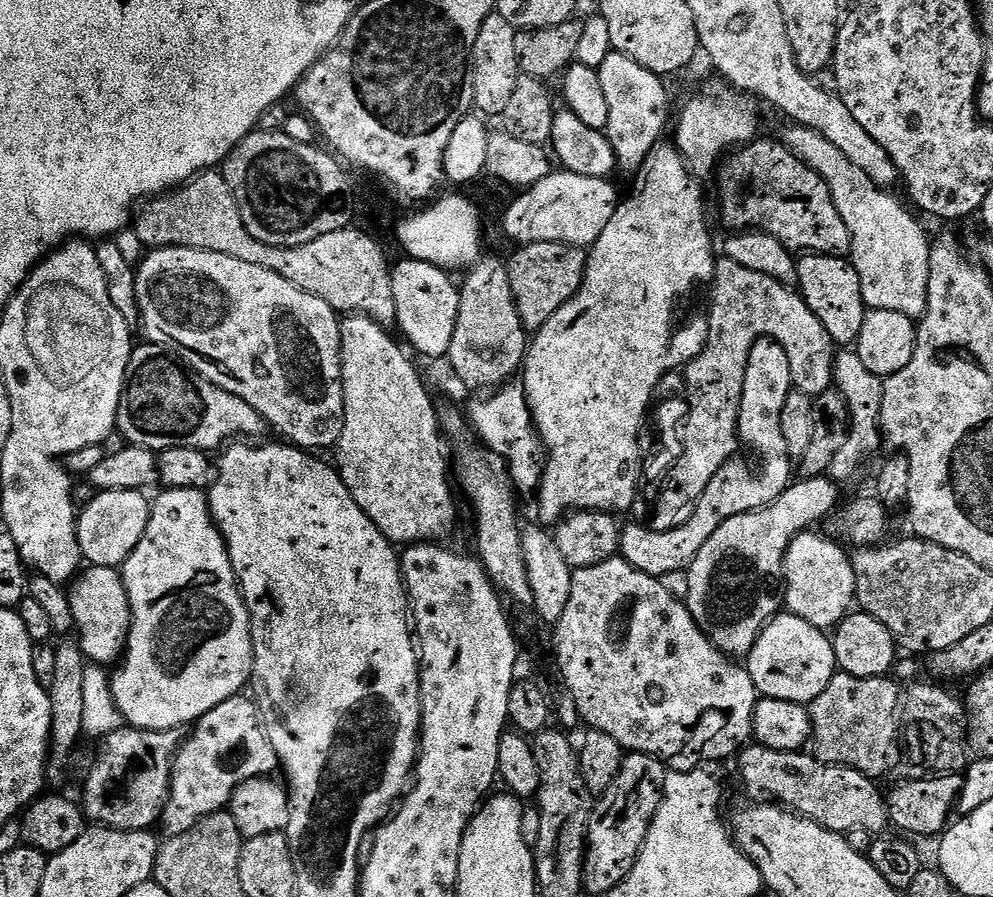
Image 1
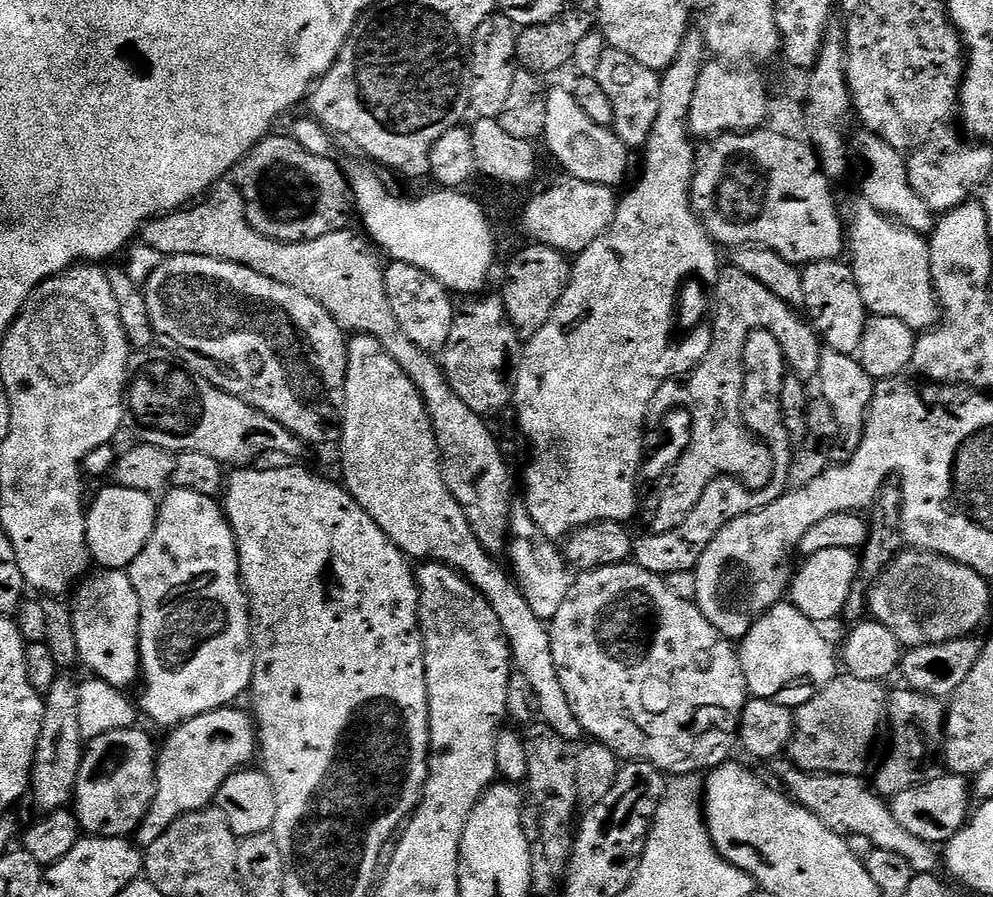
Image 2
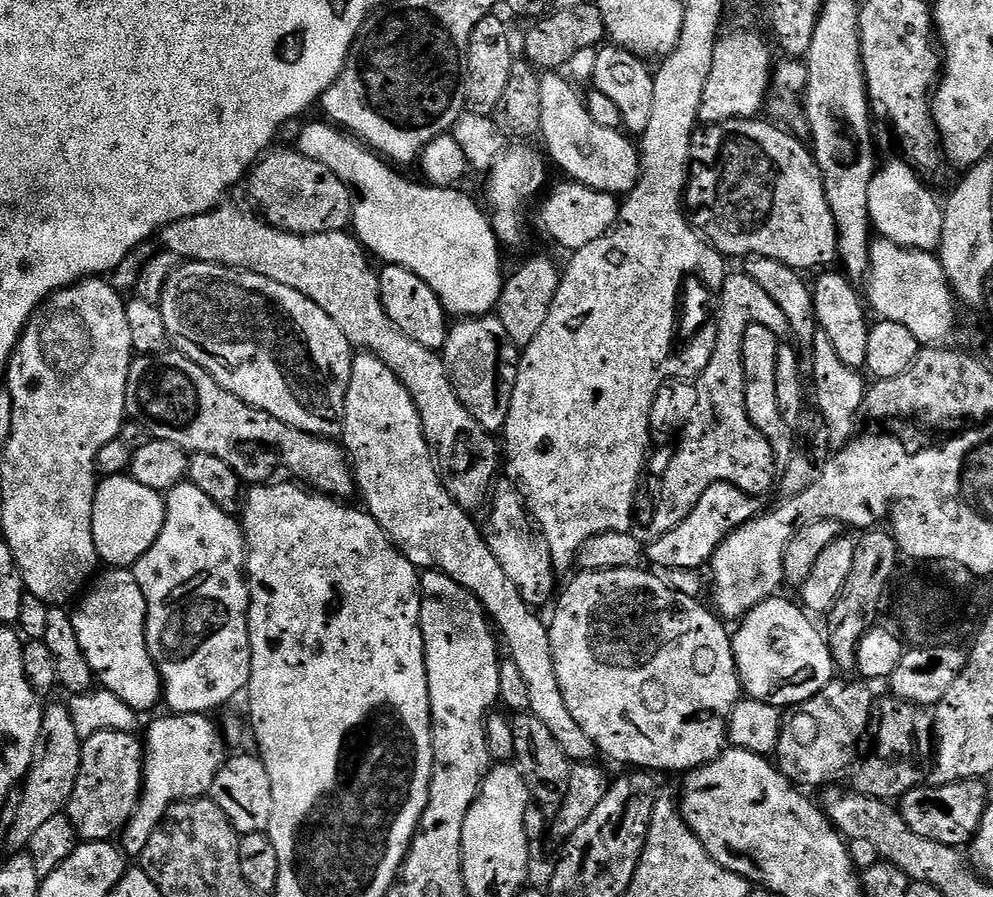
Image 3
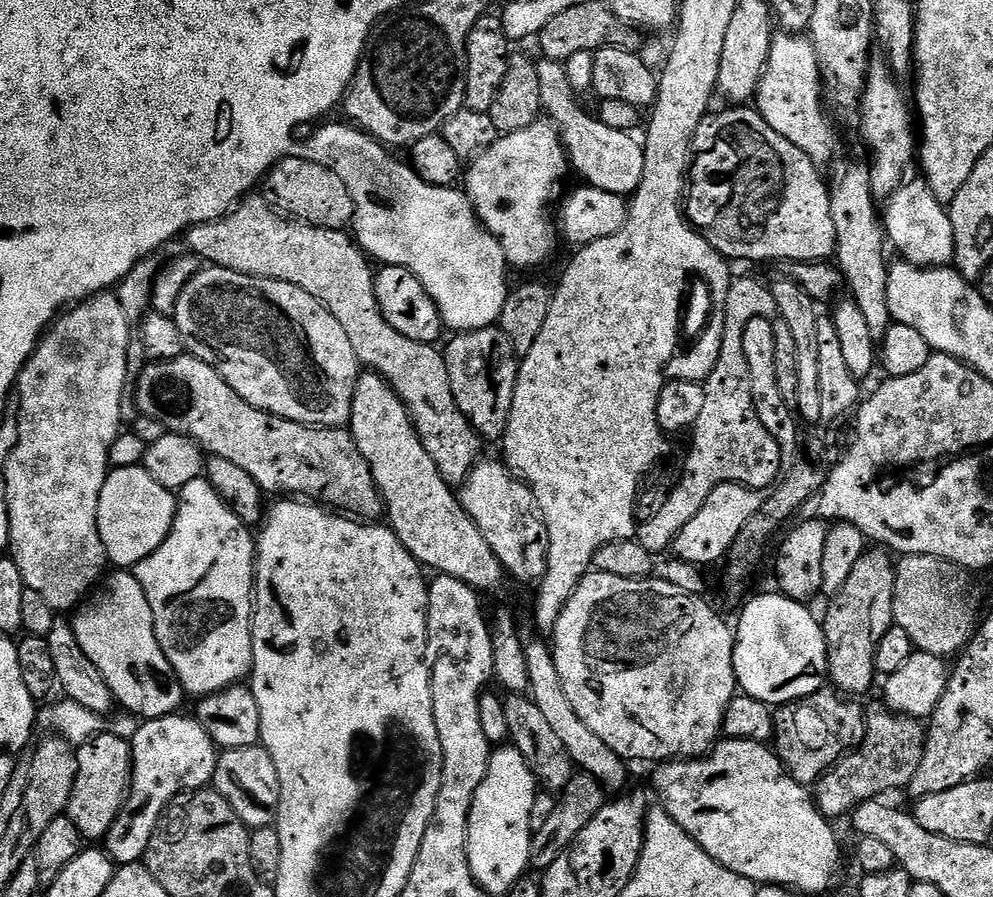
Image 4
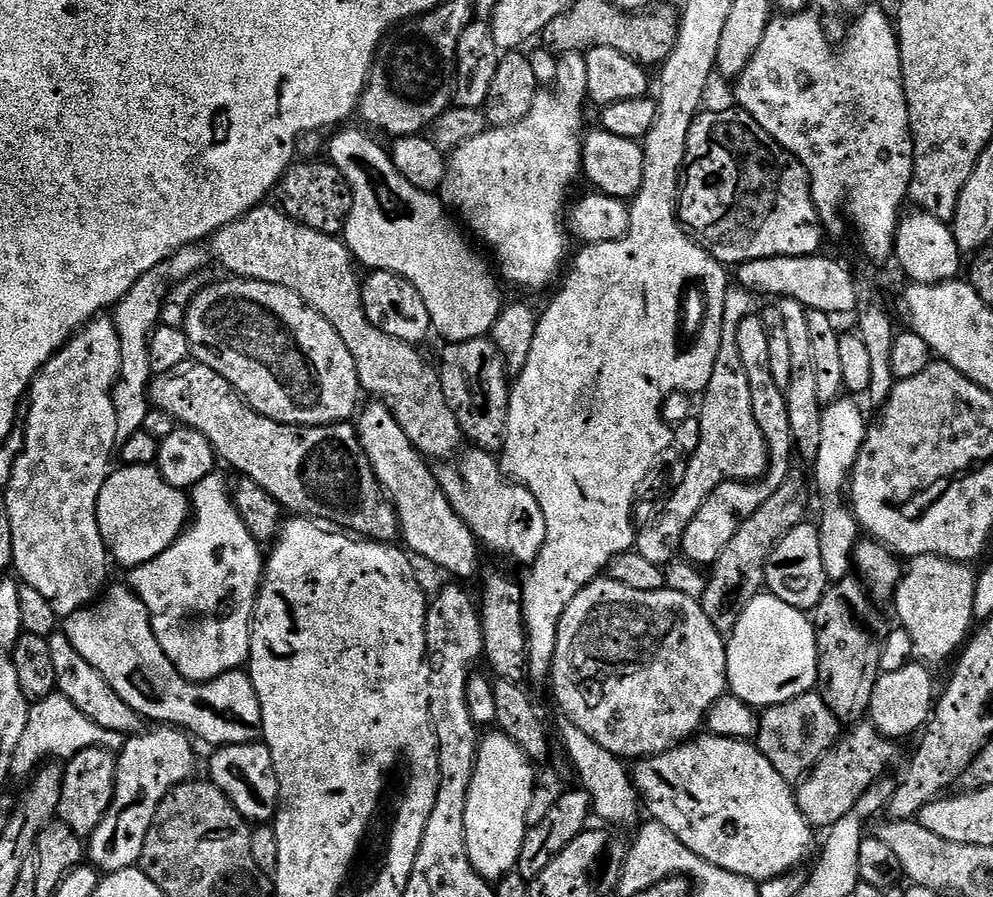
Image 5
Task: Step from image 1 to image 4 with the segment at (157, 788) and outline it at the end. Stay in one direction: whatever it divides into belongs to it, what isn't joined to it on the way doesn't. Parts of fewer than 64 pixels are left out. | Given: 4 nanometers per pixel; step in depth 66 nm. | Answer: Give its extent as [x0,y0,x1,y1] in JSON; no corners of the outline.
[66,730,132,842]

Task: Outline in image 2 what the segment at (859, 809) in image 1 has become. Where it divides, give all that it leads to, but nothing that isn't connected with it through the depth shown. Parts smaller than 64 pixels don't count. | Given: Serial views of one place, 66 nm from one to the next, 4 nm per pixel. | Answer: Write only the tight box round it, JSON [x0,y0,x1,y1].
[775,762,938,873]

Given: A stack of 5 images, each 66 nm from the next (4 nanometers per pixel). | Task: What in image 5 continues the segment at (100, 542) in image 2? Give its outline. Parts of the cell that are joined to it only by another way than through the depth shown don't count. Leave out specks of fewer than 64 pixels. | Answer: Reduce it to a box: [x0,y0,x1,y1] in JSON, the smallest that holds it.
[98,466,190,570]

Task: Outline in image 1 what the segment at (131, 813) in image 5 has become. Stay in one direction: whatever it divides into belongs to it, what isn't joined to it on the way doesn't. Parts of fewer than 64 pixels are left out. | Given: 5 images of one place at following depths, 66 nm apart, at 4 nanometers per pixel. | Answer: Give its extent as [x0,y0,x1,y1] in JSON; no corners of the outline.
[162,694,277,837]

